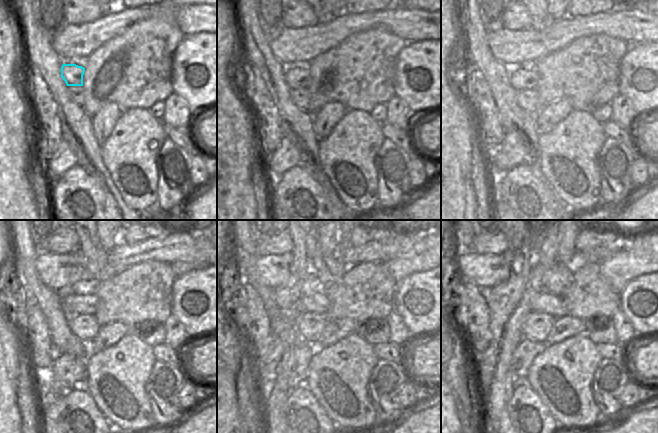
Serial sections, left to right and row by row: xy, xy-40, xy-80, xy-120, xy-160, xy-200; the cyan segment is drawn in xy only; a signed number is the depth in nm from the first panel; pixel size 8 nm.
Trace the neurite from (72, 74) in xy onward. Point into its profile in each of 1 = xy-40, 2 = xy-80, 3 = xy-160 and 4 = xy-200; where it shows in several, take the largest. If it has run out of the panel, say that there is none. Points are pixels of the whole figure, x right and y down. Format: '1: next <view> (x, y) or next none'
1: next xy-40 (295, 77)
2: next xy-80 (520, 79)
3: next xy-160 (316, 303)
4: next xy-200 (549, 304)

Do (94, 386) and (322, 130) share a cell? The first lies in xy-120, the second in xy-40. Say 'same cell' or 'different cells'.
different cells

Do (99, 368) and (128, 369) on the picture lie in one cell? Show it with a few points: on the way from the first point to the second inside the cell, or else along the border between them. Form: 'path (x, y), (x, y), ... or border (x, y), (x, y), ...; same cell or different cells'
path (106, 369), (121, 369); same cell

